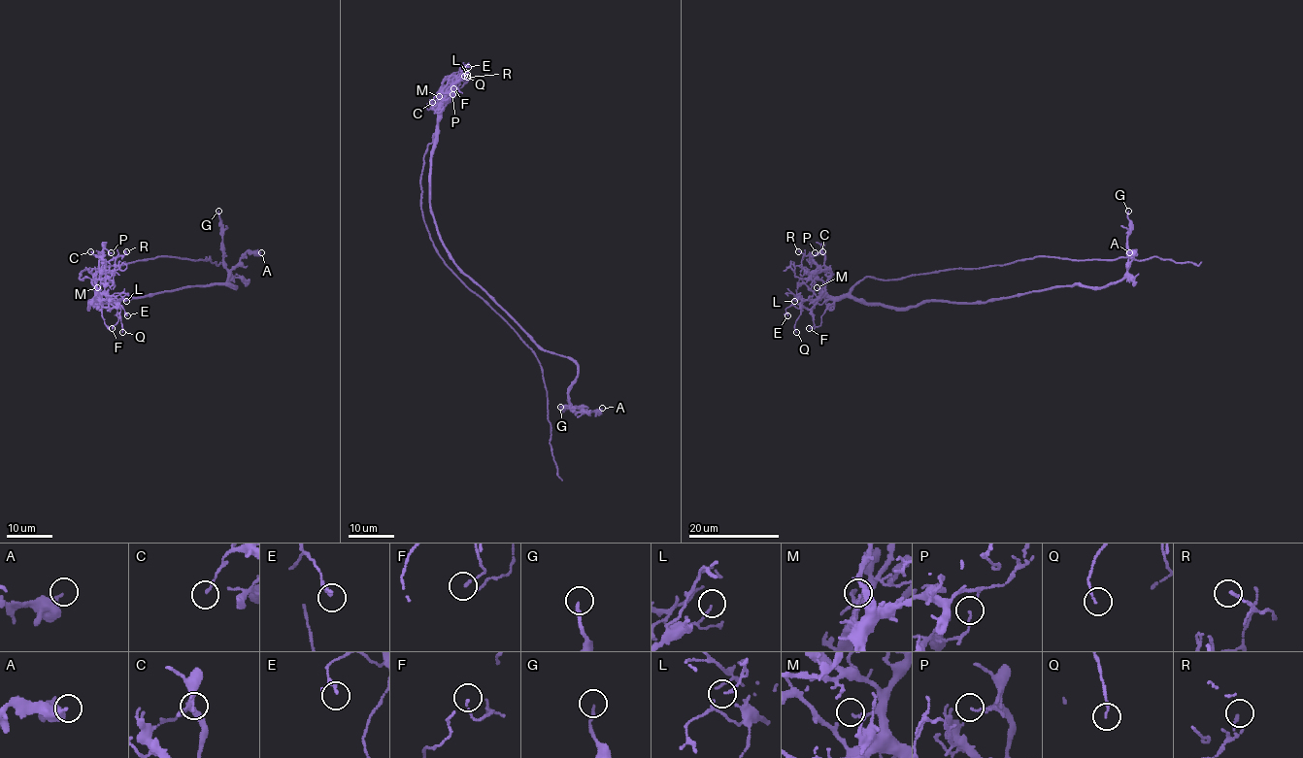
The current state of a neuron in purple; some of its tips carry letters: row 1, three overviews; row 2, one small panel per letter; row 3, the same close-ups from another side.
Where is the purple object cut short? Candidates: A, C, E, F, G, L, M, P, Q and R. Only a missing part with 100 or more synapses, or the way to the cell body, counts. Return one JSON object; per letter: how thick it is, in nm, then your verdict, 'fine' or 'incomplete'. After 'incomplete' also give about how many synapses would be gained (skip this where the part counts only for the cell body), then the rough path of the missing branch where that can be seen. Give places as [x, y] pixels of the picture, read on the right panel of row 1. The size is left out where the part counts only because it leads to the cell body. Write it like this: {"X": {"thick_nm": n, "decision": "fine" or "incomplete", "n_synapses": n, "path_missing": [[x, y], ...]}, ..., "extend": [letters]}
{"A": {"thick_nm": 320, "decision": "fine"}, "C": {"thick_nm": 90, "decision": "fine"}, "E": {"thick_nm": 140, "decision": "fine"}, "F": {"thick_nm": 70, "decision": "fine"}, "G": {"thick_nm": 180, "decision": "fine"}, "L": {"thick_nm": 120, "decision": "fine"}, "M": {"thick_nm": 140, "decision": "fine"}, "P": {"thick_nm": 80, "decision": "fine"}, "Q": {"thick_nm": 80, "decision": "fine"}, "R": {"thick_nm": 160, "decision": "fine"}, "extend": []}

